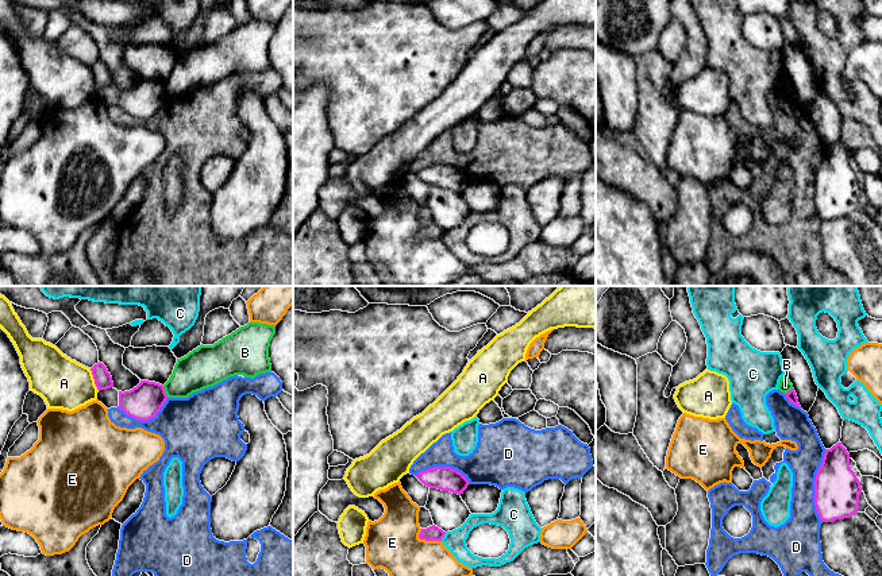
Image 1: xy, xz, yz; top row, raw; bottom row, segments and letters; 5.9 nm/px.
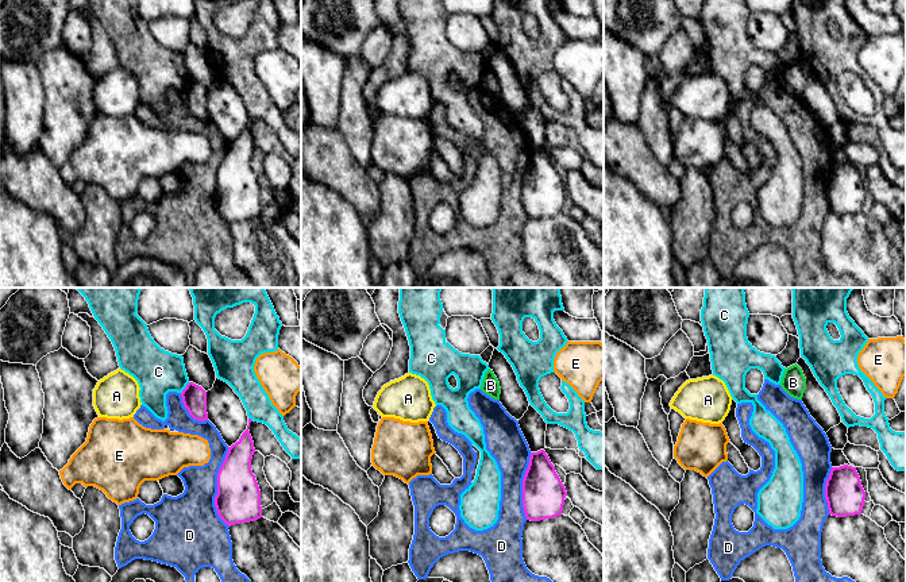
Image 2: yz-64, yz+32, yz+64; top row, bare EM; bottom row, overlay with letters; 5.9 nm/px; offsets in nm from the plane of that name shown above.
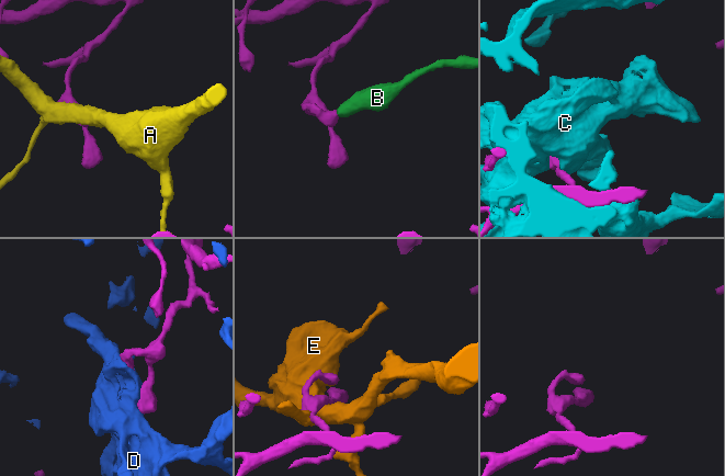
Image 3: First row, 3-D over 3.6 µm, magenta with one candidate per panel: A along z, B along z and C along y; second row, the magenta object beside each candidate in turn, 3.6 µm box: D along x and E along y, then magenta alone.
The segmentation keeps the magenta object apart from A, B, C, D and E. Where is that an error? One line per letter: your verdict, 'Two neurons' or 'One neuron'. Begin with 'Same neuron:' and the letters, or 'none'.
Same neuron: none
A: Two neurons
B: Two neurons
C: Two neurons
D: Two neurons
E: Two neurons

